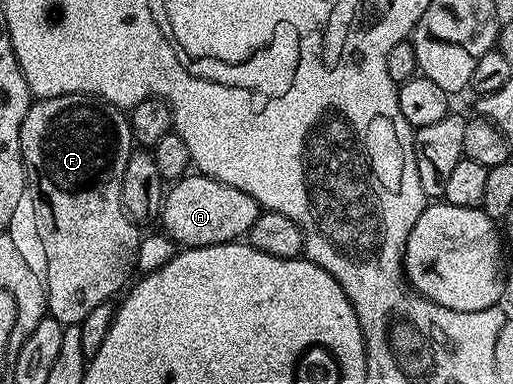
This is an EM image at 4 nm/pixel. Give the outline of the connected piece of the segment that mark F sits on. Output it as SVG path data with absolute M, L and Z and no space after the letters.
M66 93L60 97L45 97L29 107L21 123L21 155L27 181L35 197L39 233L46 246L46 263L50 265L51 288L47 294L47 313L64 327L78 325L102 301L111 301L114 293L132 280L141 236L140 226L123 210L121 179L125 163L133 152L131 123L124 110L89 97L85 93Z

